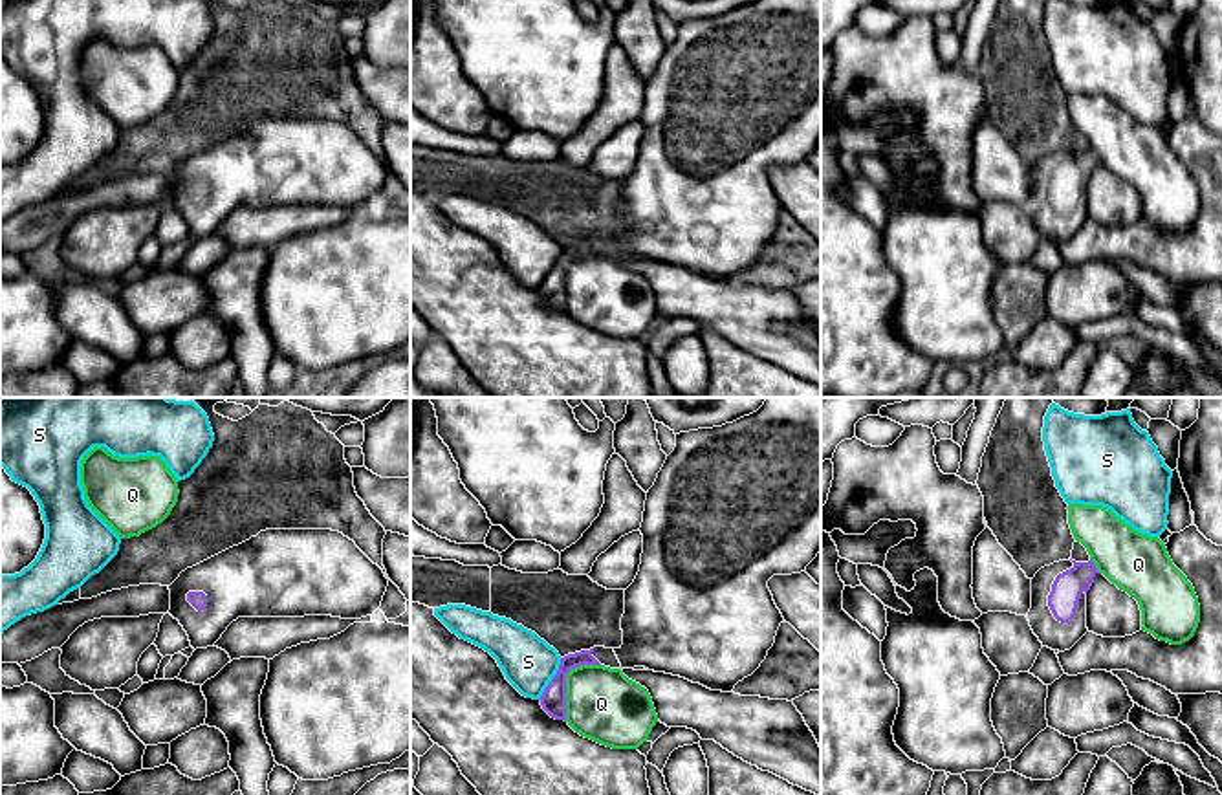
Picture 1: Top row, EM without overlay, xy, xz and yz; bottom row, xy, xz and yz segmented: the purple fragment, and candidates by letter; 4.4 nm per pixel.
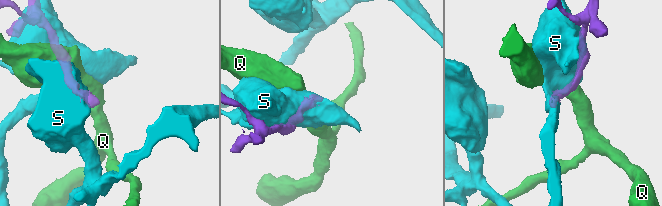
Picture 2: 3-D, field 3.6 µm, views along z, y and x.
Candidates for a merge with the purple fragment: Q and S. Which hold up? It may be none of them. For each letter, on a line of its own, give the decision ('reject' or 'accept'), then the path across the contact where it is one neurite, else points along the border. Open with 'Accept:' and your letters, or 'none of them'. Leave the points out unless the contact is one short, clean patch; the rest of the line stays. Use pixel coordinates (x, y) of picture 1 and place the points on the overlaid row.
Accept: none of them
Q: reject | along xz (600, 664), (581, 664), (567, 675), (565, 720)
S: reject

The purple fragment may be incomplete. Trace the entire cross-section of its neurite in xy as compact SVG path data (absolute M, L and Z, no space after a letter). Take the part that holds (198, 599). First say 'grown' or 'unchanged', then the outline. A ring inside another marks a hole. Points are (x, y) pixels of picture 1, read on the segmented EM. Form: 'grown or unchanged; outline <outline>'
grown; outline M266 529L181 572L169 586L169 614L180 621L196 650L213 647L238 617L372 615L387 586L383 570L339 531Z

